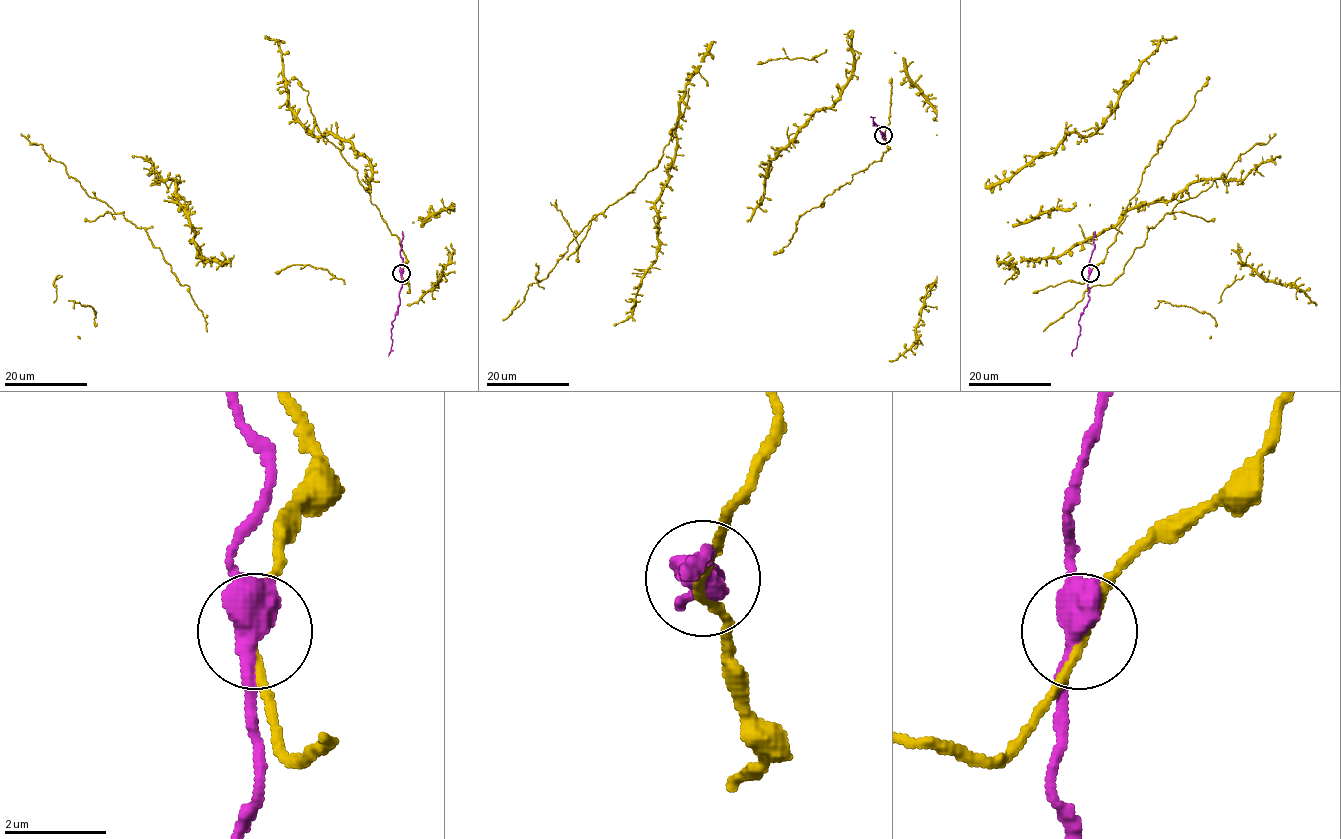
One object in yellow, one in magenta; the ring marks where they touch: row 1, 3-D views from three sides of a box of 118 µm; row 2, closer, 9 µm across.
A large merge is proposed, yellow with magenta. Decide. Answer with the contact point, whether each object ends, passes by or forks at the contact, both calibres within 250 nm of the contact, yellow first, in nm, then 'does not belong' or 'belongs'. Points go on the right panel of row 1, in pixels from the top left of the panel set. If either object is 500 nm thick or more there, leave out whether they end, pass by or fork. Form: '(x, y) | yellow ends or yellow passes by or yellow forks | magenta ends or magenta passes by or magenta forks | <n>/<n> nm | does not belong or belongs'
(1090, 273) | yellow passes by | magenta passes by | 160/480 nm | belongs

